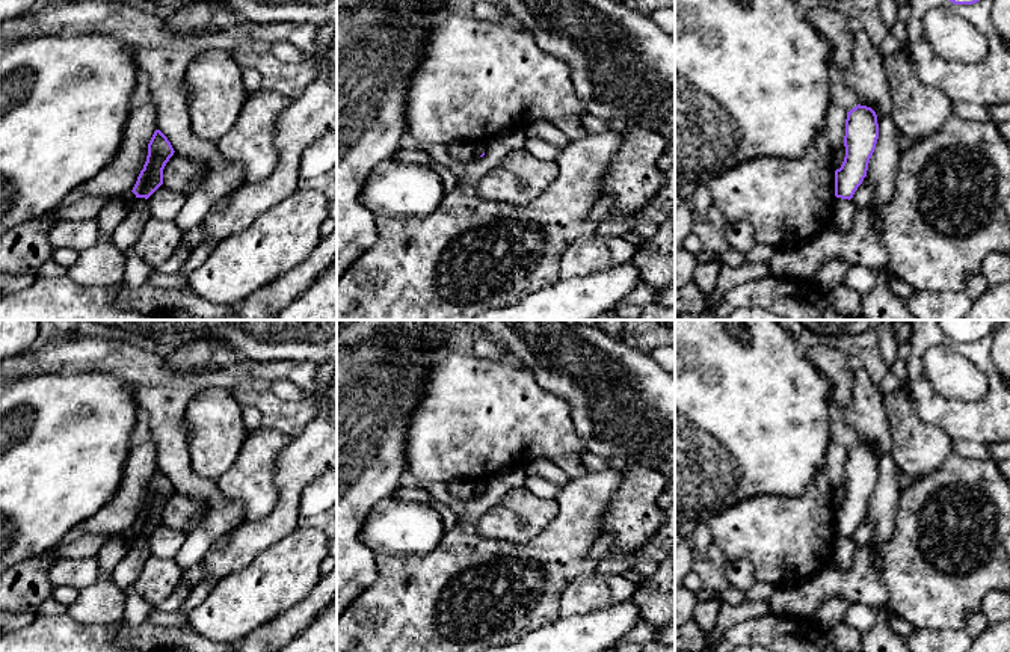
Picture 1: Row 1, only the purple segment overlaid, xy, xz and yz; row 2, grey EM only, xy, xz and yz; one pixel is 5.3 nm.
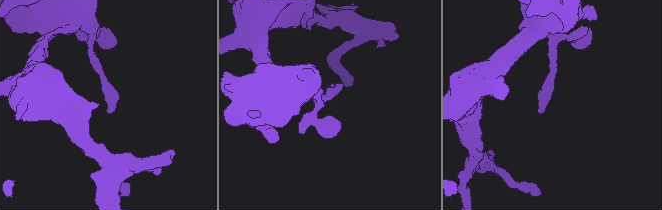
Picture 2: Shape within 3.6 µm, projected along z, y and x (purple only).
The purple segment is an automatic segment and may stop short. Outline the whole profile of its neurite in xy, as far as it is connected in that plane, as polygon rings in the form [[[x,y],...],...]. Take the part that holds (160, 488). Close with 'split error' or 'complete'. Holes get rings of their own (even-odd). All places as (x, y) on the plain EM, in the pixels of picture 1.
[[[156,468],[148,481],[146,500],[131,528],[136,536],[148,537],[163,522],[163,507],[174,491],[168,475]]] | complete

